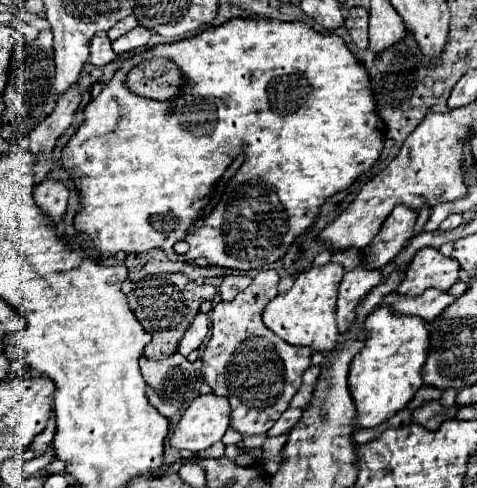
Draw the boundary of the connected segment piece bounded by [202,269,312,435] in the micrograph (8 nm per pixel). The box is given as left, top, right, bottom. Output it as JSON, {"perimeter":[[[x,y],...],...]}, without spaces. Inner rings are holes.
{"perimeter":[[[274,269],[260,271],[252,285],[232,301],[220,301],[212,309],[212,339],[202,353],[202,377],[216,395],[230,401],[230,425],[242,435],[268,433],[290,399],[302,385],[302,373],[310,367],[312,349],[278,339],[262,323],[266,305],[278,295],[280,275]]]}

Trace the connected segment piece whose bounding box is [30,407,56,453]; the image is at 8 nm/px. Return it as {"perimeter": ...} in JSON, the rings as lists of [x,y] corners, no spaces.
{"perimeter":[[[52,407],[52,415],[50,415],[50,419],[48,419],[46,429],[44,429],[40,435],[34,437],[30,449],[32,449],[34,453],[44,453],[44,451],[50,447],[54,433],[56,433],[56,419],[54,419],[54,407]]]}

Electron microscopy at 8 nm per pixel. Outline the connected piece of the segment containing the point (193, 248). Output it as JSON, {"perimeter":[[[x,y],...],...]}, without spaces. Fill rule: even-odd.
{"perimeter":[[[230,19],[190,39],[156,45],[124,61],[106,89],[84,109],[84,123],[62,149],[60,163],[82,195],[82,209],[76,213],[74,227],[86,233],[98,251],[108,255],[120,251],[142,253],[162,247],[172,233],[192,227],[208,205],[214,183],[242,152],[244,165],[228,181],[222,201],[204,219],[200,229],[186,235],[184,241],[188,241],[190,251],[184,259],[206,257],[210,265],[240,271],[258,269],[282,259],[294,239],[312,227],[320,205],[332,195],[346,191],[382,153],[384,141],[378,129],[378,105],[368,77],[368,71],[342,37],[316,33],[300,21],[277,19]],[[152,57],[168,57],[180,67],[188,81],[184,93],[190,97],[180,95],[172,103],[158,103],[126,87],[128,71]],[[256,75],[260,75],[264,85],[250,81]]]}

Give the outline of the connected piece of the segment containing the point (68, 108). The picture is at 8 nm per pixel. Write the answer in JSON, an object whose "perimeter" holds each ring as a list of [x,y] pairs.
{"perimeter":[[[76,83],[66,93],[60,95],[54,113],[30,133],[30,137],[28,137],[30,139],[30,151],[34,151],[34,155],[38,157],[38,161],[34,165],[36,183],[46,179],[46,175],[52,171],[54,145],[56,145],[58,137],[62,137],[64,131],[72,125],[74,113],[80,105],[80,99],[82,99],[82,91]]]}

